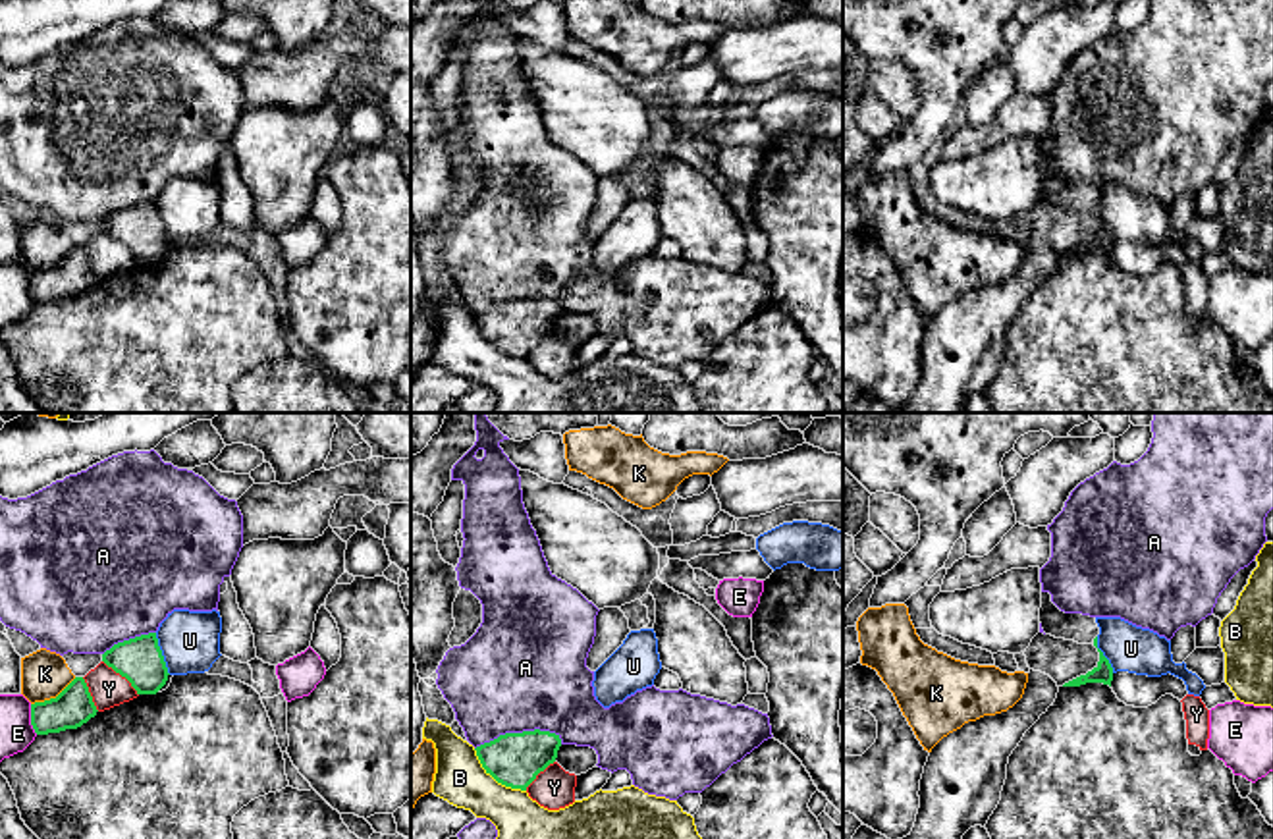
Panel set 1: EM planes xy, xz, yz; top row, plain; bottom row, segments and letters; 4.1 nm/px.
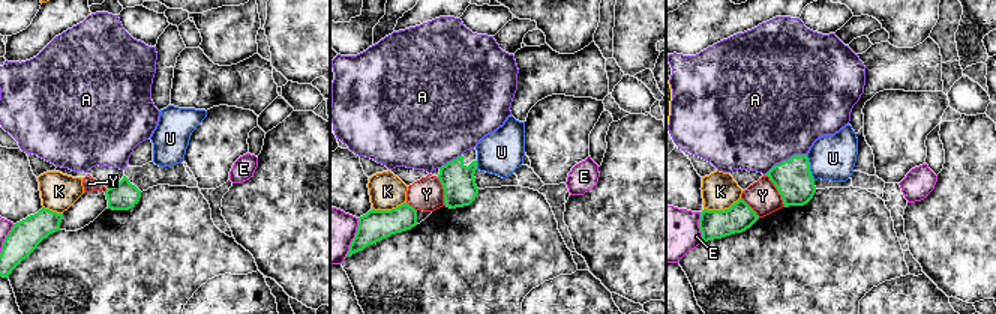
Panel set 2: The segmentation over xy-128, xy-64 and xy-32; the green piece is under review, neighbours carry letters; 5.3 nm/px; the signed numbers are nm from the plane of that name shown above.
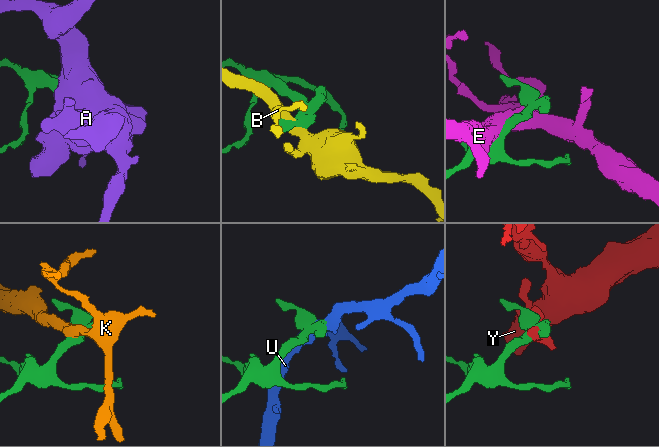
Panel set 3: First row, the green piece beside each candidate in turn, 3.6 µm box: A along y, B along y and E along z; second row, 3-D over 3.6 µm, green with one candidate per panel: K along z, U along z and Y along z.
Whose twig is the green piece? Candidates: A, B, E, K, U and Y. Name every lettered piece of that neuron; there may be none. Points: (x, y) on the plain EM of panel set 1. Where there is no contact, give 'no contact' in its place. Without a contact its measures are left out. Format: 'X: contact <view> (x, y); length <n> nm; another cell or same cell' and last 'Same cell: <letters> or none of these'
A: contact xz (517, 301); length 380 nm; another cell
B: contact xz (496, 348); length 280 nm; another cell
E: contact xy (31, 288); length 130 nm; another cell
K: contact xy (53, 267); length 220 nm; another cell
U: contact xy (161, 222); length 190 nm; another cell
Y: contact xy (122, 243); length 220 nm; another cell
Same cell: none of these

